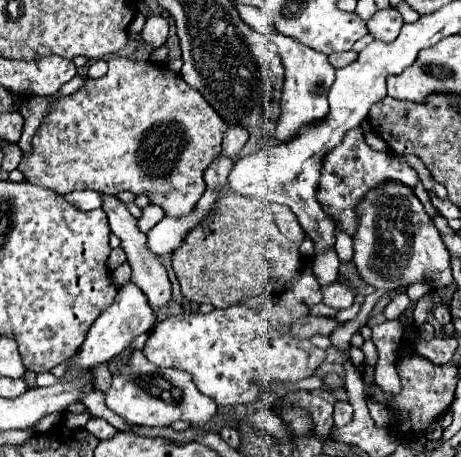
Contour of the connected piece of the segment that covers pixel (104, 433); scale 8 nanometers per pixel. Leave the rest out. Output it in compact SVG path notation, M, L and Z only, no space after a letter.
M90 418L86 424L86 430L90 434L94 434L98 440L106 440L106 438L114 436L114 432L116 432L116 428L112 428L104 418Z

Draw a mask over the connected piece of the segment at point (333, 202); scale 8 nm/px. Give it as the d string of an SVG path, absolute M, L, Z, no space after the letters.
M354 128L354 132L348 132L346 140L338 148L330 150L326 160L324 160L320 188L318 188L318 202L322 204L326 214L332 220L338 220L338 224L352 236L354 228L358 224L356 214L354 214L354 206L362 200L362 196L368 188L374 188L374 186L378 186L380 182L386 182L386 180L398 180L398 182L414 188L416 182L418 182L418 174L398 156L372 150L364 142L362 130Z

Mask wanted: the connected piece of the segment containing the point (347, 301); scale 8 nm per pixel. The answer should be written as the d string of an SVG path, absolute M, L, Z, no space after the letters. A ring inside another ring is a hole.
M332 282L332 284L322 286L322 302L330 308L344 310L354 304L354 292L340 282Z

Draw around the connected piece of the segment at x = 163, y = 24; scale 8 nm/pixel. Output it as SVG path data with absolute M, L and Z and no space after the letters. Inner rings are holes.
M150 16L142 28L142 38L152 48L160 48L168 38L168 18L166 16Z

